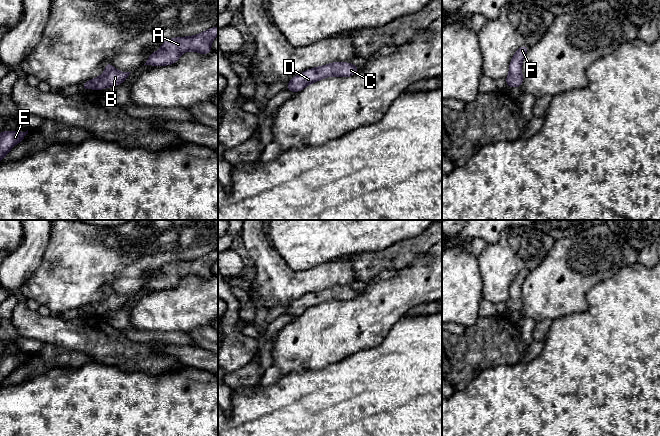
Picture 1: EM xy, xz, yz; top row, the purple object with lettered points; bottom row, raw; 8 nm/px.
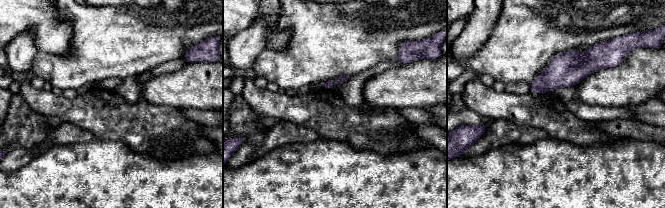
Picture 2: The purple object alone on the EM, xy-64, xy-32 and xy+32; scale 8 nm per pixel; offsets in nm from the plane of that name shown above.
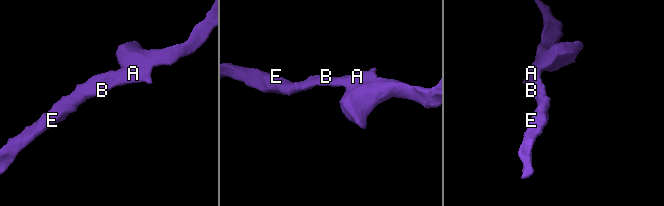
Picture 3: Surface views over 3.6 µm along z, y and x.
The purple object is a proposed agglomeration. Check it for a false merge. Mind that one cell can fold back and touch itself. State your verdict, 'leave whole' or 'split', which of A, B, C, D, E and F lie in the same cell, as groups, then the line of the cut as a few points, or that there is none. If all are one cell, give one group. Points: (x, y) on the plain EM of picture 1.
leave whole | A B C D E F | no cut

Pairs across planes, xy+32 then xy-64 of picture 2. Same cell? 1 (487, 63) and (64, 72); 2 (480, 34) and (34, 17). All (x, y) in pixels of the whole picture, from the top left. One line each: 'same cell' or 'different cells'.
1: same cell
2: different cells

